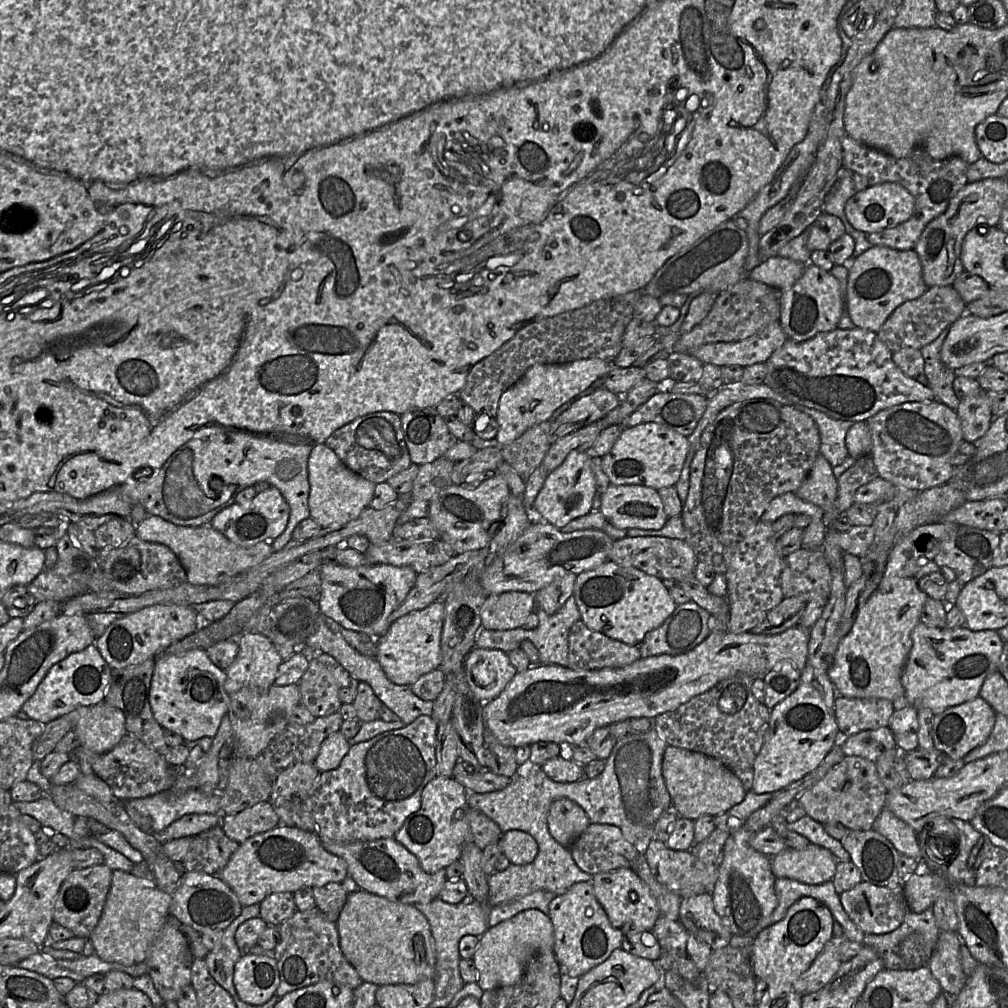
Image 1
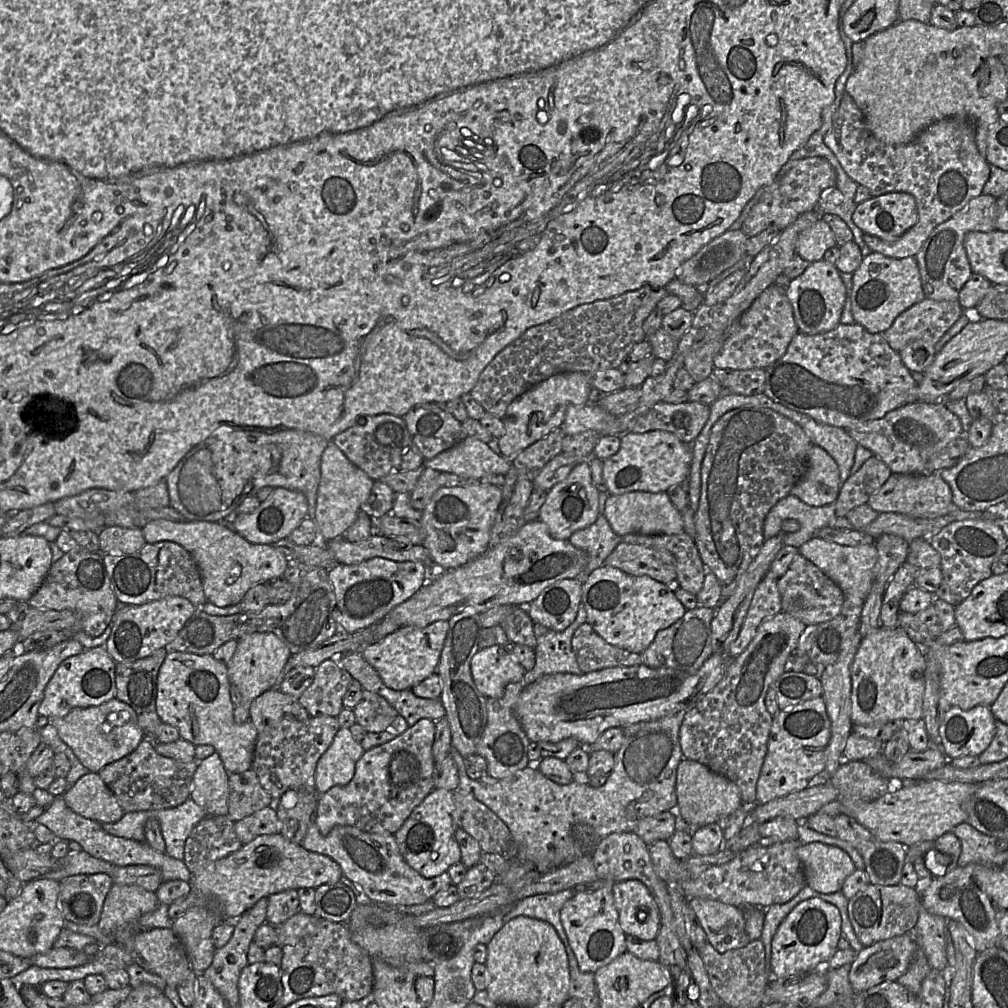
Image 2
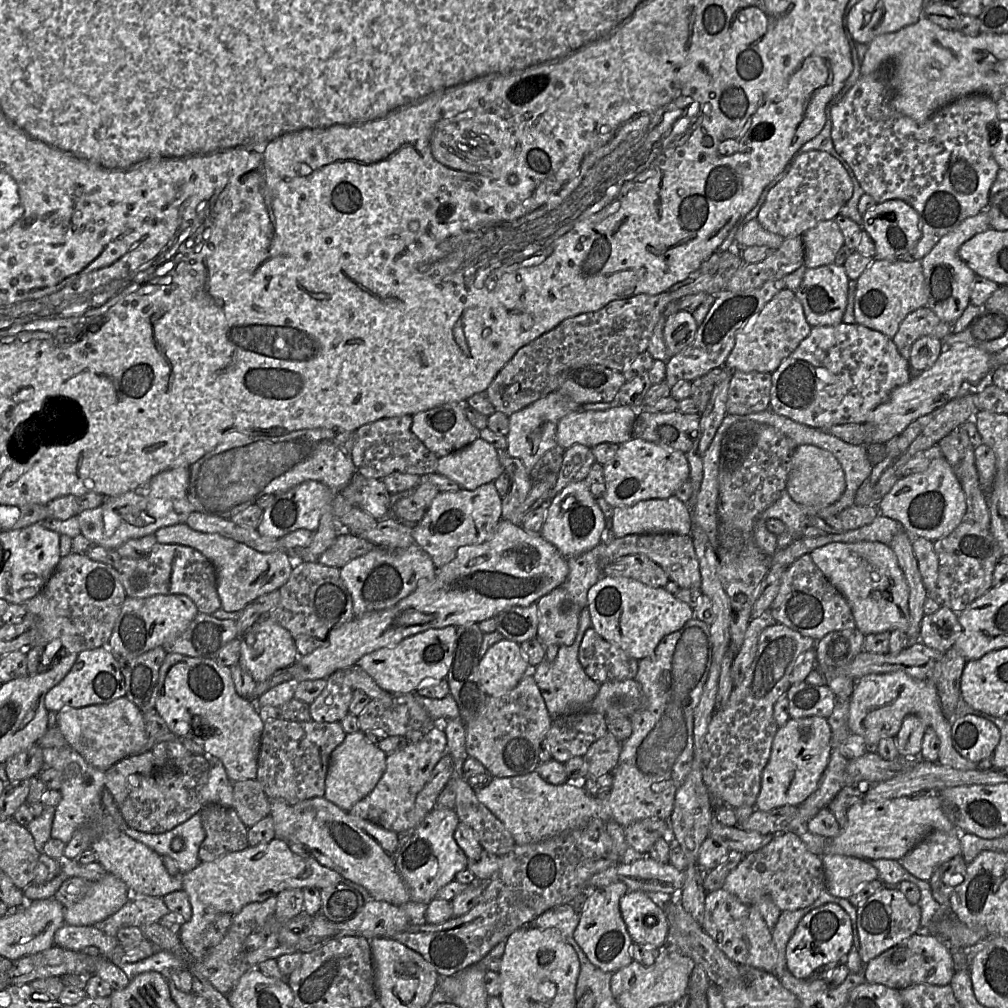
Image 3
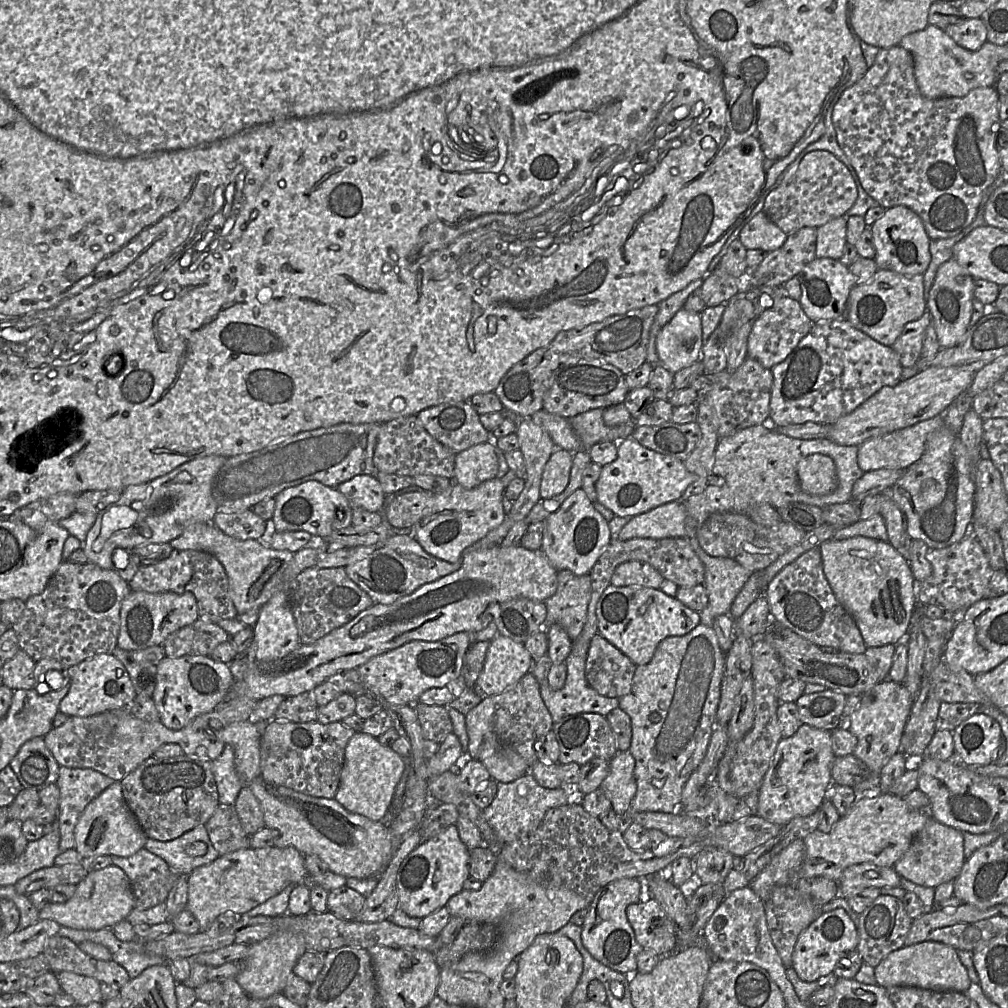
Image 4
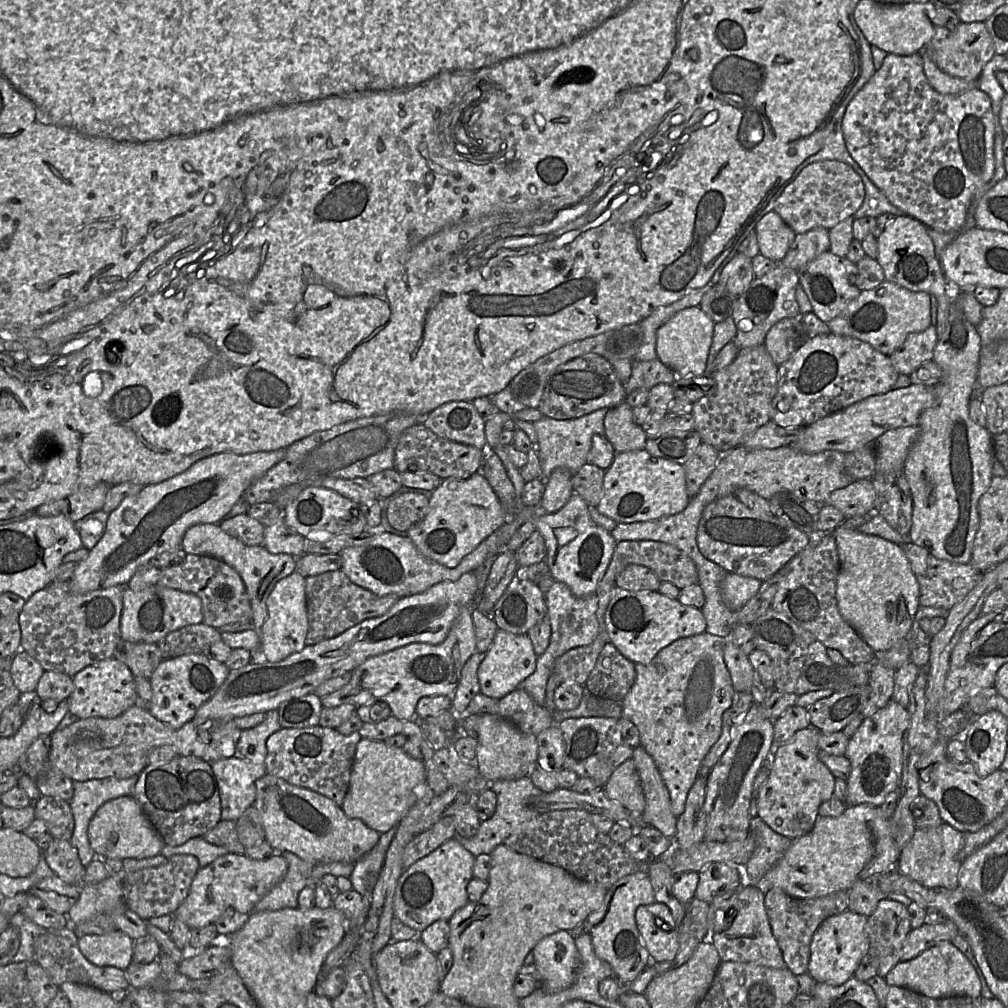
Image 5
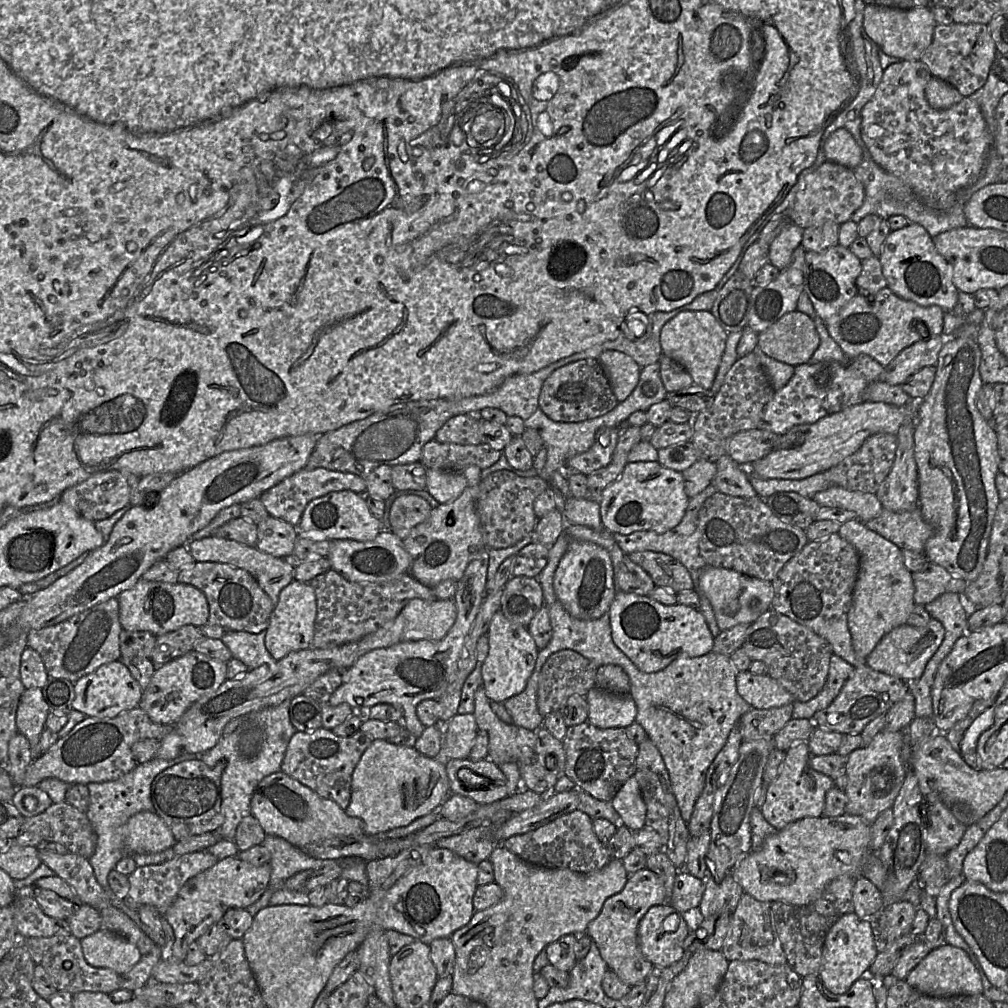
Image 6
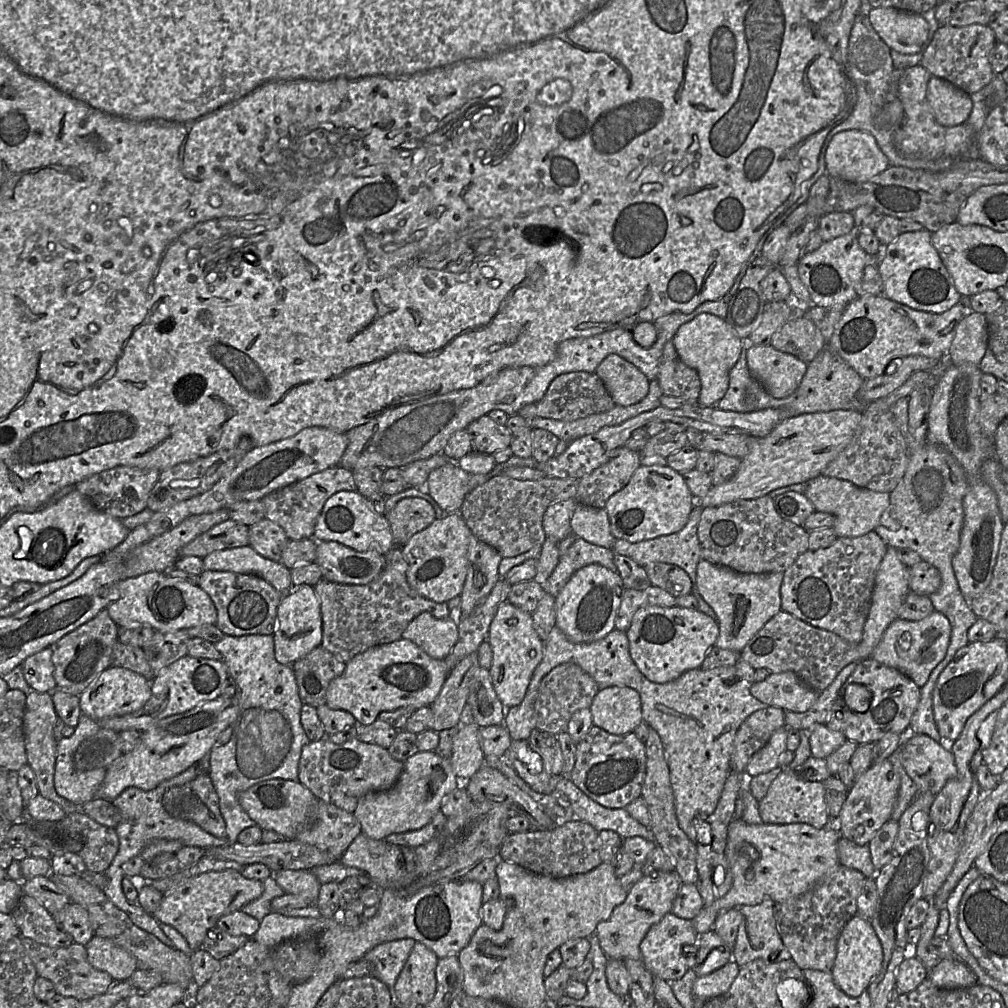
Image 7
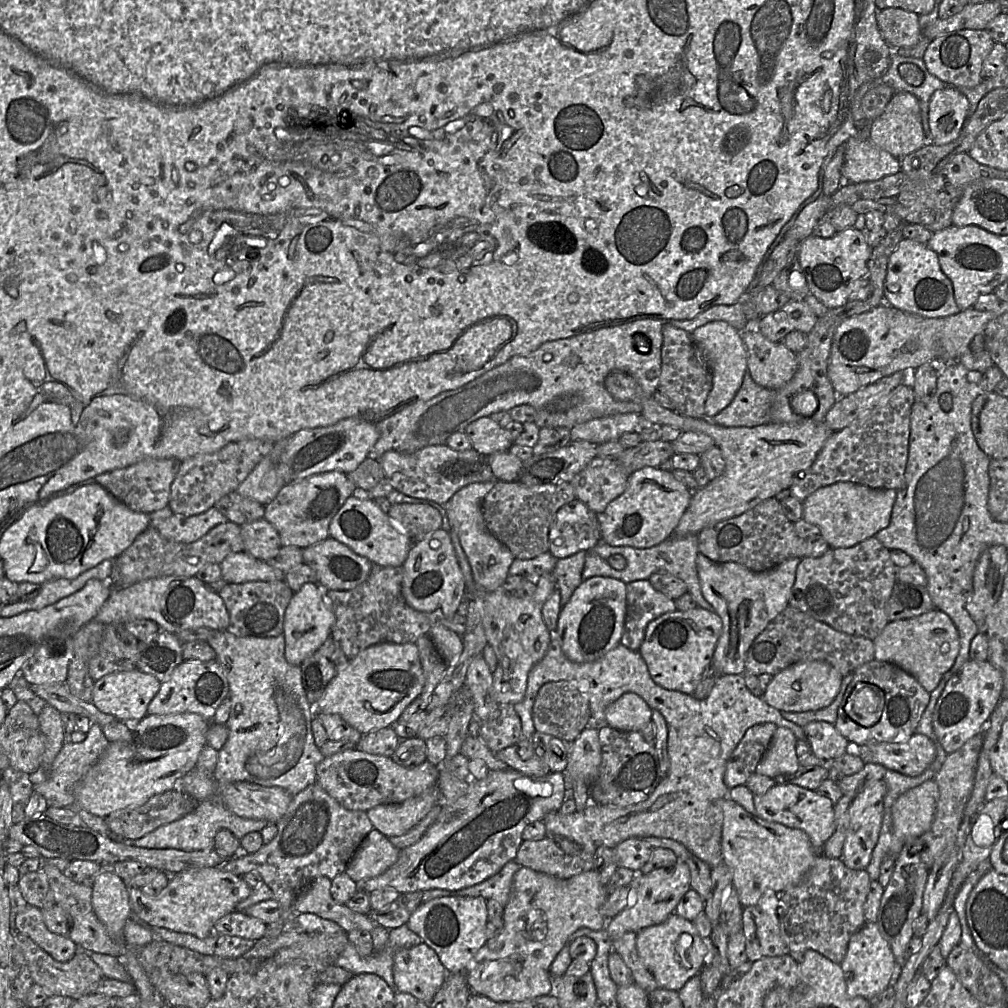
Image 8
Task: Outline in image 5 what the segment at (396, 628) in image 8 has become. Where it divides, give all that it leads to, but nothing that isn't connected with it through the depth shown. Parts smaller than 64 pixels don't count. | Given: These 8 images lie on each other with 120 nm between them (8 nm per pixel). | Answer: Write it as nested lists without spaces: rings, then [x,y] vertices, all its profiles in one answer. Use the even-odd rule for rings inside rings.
[[[342,569],[305,577],[308,615],[307,645],[336,637],[347,629],[370,618],[384,615],[399,599],[395,594],[379,596],[353,583]]]

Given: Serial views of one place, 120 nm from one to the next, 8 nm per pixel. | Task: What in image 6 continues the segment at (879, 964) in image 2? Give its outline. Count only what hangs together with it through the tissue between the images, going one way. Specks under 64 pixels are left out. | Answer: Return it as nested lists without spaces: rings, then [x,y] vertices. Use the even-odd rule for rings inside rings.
[[[946,943],[932,949],[904,981],[920,993],[932,997],[983,993],[981,976],[968,954],[964,950]]]

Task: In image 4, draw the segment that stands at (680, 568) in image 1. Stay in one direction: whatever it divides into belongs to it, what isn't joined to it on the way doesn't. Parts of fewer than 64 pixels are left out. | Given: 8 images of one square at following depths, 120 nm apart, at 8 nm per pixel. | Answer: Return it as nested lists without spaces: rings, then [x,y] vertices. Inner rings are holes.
[[[627,561],[616,567],[611,577],[614,586],[644,586],[660,589],[664,578],[650,564],[642,561]]]

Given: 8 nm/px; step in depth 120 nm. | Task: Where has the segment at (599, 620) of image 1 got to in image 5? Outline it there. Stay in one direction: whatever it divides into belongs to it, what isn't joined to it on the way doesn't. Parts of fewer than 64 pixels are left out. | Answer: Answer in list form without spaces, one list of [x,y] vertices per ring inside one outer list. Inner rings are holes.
[[[617,586],[612,589],[604,622],[609,642],[618,652],[635,664],[645,665],[675,640],[706,631],[706,621],[701,609],[686,606],[658,591],[628,591]]]

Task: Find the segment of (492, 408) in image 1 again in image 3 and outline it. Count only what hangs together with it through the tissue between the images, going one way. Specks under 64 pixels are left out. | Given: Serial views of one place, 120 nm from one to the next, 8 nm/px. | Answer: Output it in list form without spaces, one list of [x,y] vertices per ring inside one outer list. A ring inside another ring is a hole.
[[[735,245],[721,253],[720,261],[690,284],[675,291],[657,295],[637,294],[614,300],[601,309],[569,317],[555,328],[522,346],[497,373],[485,390],[495,411],[508,417],[536,400],[556,391],[561,375],[570,368],[584,365],[601,365],[622,372],[635,358],[648,349],[654,327],[672,301],[690,294],[705,292],[717,295],[726,290],[727,284],[743,264],[740,248]]]

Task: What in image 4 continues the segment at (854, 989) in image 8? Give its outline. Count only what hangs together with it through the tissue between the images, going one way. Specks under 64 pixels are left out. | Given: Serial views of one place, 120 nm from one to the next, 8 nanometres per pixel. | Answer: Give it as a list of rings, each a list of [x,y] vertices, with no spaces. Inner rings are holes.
[[[842,908],[820,914],[799,935],[792,955],[792,967],[805,982],[822,982],[832,976],[839,960],[857,949],[858,930],[850,916]]]

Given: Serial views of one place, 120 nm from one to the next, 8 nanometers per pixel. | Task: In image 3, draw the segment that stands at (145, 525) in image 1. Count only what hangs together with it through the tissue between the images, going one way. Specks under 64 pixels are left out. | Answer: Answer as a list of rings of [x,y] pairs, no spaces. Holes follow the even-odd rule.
[[[186,524],[162,527],[154,536],[159,543],[190,546],[213,563],[217,572],[217,592],[221,608],[227,612],[242,611],[259,596],[279,590],[288,581],[295,565],[292,555],[285,550],[262,553],[231,538],[201,532]]]

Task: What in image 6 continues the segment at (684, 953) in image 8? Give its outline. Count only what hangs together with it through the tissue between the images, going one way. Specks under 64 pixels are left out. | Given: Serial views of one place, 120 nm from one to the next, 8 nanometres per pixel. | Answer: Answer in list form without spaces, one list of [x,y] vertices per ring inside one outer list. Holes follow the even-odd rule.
[[[670,903],[652,906],[638,927],[641,953],[654,966],[668,967],[683,956],[683,942],[689,933],[683,914]]]

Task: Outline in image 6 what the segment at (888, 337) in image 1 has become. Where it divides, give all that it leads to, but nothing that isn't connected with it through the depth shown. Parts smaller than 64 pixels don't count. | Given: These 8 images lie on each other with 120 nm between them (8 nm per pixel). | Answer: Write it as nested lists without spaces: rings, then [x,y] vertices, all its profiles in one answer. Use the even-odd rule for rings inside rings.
[[[935,335],[921,339],[904,348],[885,367],[882,381],[891,385],[901,385],[910,375],[925,366],[936,366],[939,352],[946,337]]]

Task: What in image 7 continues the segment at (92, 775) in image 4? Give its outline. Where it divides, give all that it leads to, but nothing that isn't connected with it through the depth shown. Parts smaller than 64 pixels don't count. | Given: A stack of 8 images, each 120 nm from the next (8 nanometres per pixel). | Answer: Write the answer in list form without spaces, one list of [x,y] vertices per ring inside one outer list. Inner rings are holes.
[[[167,781],[162,782],[158,787],[148,791],[137,787],[128,787],[111,801],[121,813],[123,820],[115,828],[119,838],[119,850],[111,865],[104,873],[108,881],[104,893],[117,908],[124,911],[130,917],[137,927],[153,934],[165,945],[174,947],[172,941],[161,930],[160,923],[153,915],[146,913],[139,904],[131,903],[126,898],[122,888],[122,880],[124,877],[122,865],[129,859],[140,855],[141,851],[149,843],[156,840],[176,840],[184,845],[197,846],[202,849],[221,847],[229,843],[227,838],[218,838],[204,831],[191,821],[172,817],[165,810],[162,802],[163,795],[169,788],[171,788],[171,786],[167,786]]]

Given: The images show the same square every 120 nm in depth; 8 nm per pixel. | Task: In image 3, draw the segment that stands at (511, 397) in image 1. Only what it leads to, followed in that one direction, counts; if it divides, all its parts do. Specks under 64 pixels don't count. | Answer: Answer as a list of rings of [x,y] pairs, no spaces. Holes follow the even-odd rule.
[[[553,391],[536,400],[529,406],[518,410],[509,416],[509,432],[506,435],[506,452],[510,457],[520,459],[528,474],[539,459],[550,449],[554,448],[559,420],[574,411],[580,411],[581,405],[558,391]]]

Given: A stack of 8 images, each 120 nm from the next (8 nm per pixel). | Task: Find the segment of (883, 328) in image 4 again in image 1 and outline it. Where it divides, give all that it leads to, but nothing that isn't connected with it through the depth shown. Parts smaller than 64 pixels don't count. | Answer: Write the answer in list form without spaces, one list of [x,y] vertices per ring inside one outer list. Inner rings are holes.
[[[871,246],[848,263],[848,309],[856,327],[877,333],[892,312],[906,301],[921,296],[927,286],[922,277],[922,265],[914,249],[896,250],[886,246]]]

